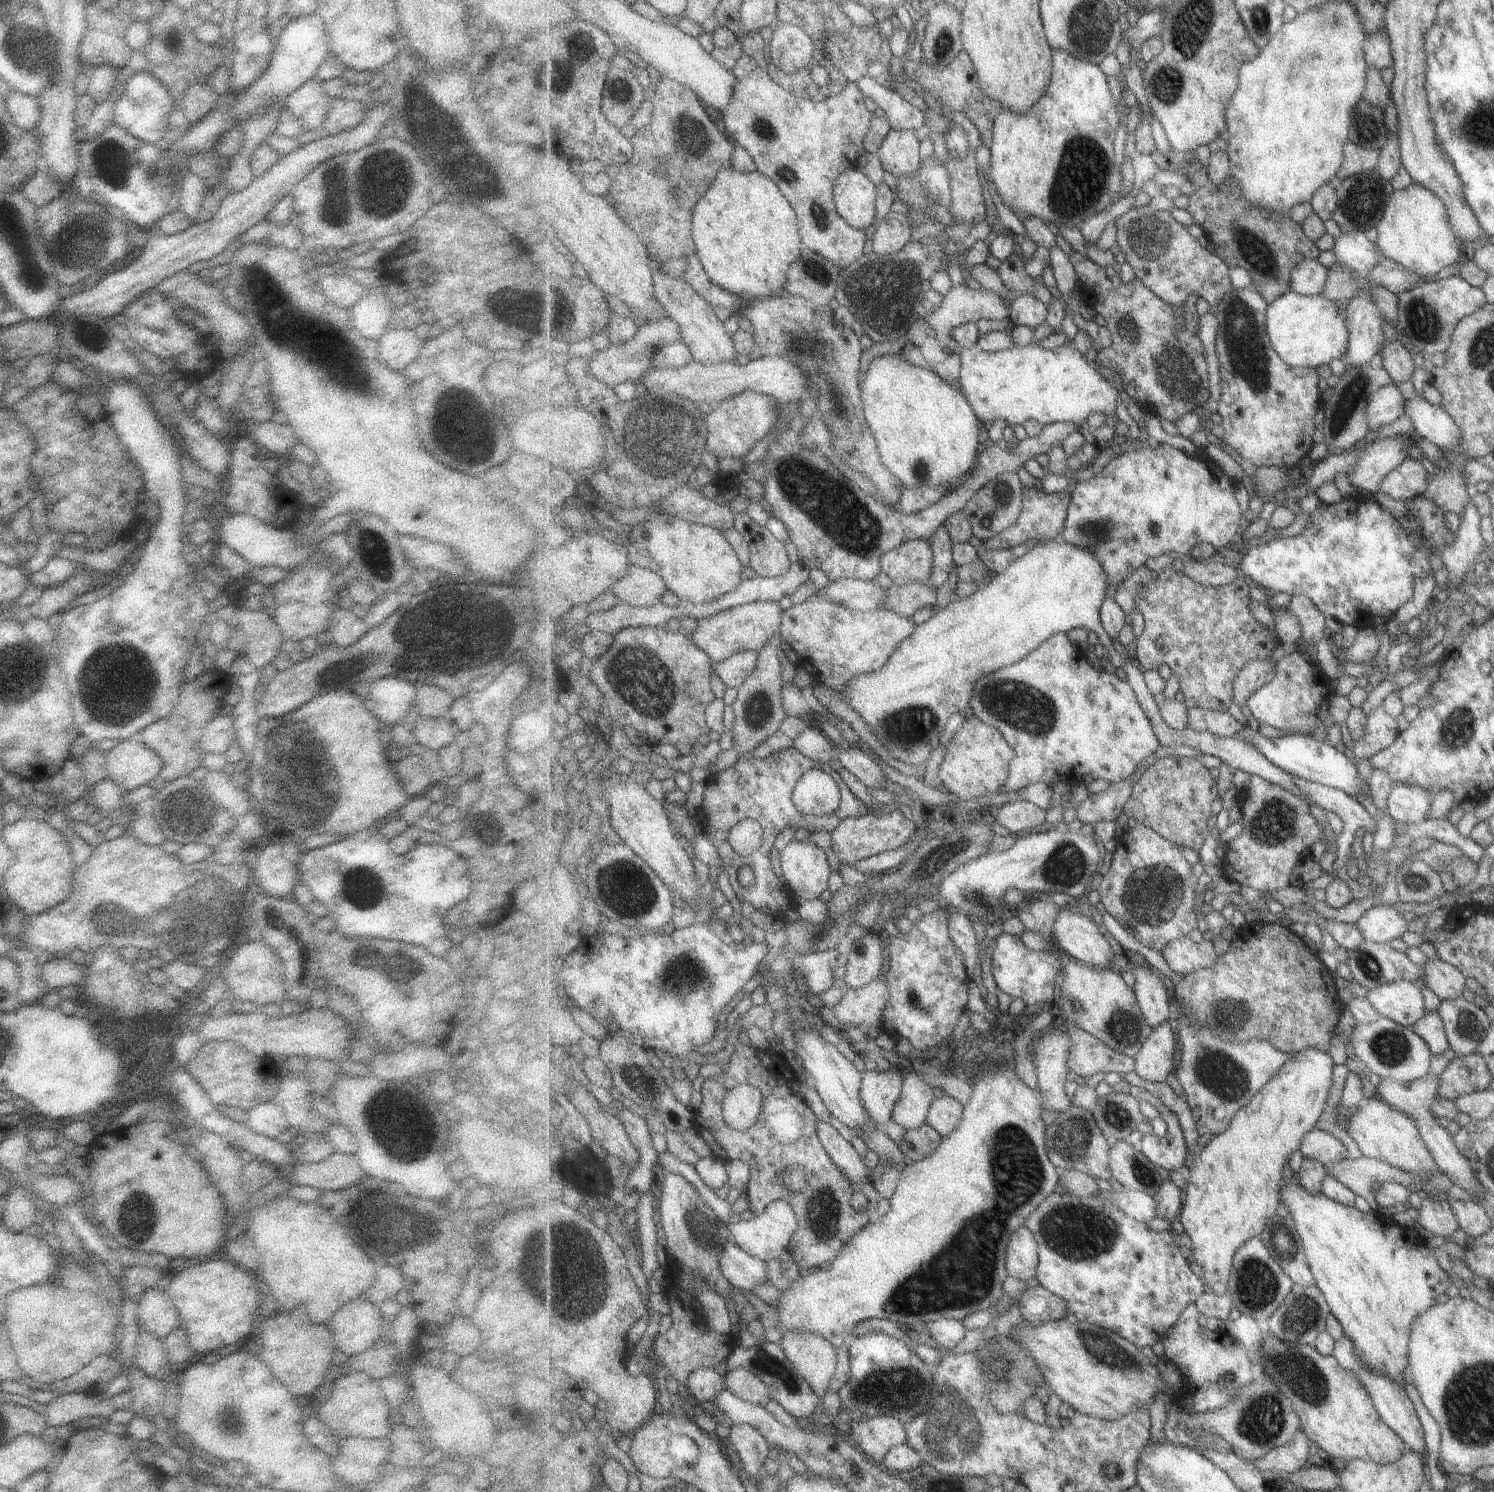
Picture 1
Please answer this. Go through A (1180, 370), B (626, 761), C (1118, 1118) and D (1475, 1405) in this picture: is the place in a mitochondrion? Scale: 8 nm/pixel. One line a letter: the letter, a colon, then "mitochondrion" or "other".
A: mitochondrion
B: other
C: mitochondrion
D: mitochondrion

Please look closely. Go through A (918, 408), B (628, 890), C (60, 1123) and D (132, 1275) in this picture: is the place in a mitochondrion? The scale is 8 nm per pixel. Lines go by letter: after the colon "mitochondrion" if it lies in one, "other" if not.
A: other
B: mitochondrion
C: other
D: other

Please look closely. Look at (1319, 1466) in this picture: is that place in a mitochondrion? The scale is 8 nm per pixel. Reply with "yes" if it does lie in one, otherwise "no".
no

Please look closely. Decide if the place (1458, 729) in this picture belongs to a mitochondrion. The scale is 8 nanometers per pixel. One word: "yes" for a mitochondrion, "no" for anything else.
yes

